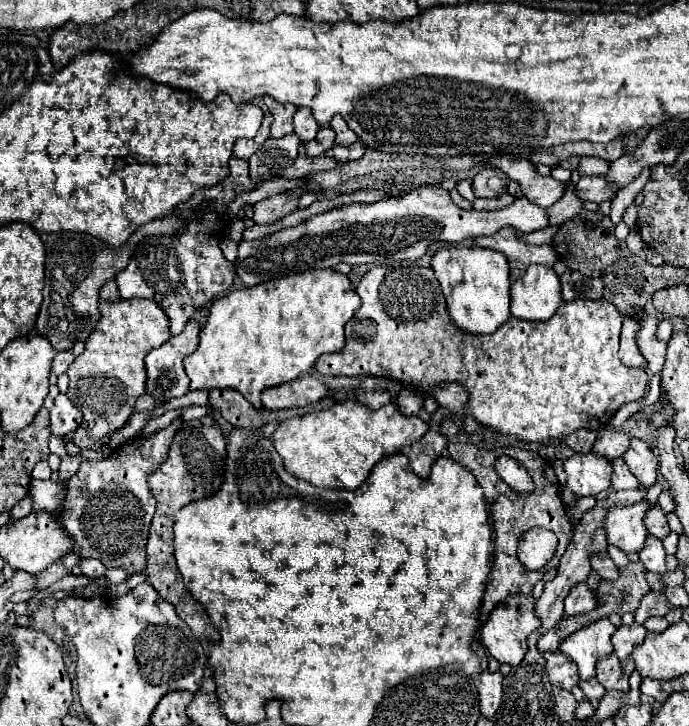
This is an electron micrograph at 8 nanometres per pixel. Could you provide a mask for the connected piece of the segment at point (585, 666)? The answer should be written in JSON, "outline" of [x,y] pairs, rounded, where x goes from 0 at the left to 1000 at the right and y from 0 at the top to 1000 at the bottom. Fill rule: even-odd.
{"outline":[[[871,851],[813,884],[813,898],[836,912],[842,937],[865,931],[865,912],[888,898],[885,876],[891,873],[891,868],[894,865],[882,851]]]}

